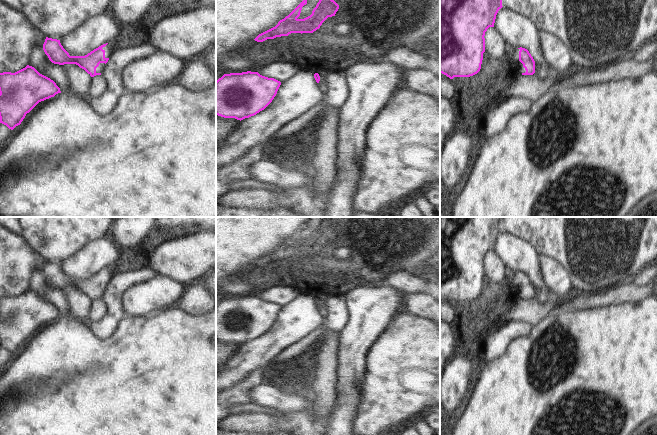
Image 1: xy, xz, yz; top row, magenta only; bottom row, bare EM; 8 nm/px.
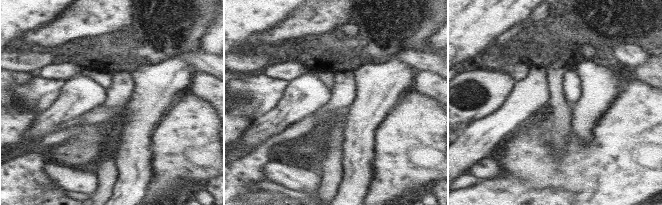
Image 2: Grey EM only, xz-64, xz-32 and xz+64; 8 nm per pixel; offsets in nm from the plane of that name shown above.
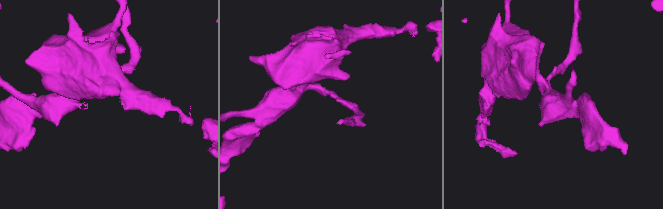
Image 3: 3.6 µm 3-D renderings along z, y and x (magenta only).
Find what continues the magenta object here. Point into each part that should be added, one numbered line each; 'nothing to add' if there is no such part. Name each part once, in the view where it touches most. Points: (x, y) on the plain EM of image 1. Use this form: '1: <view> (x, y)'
nothing to add

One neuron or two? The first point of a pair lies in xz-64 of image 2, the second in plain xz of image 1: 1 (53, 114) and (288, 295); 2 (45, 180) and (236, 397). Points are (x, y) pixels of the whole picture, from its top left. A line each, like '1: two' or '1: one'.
1: two
2: one

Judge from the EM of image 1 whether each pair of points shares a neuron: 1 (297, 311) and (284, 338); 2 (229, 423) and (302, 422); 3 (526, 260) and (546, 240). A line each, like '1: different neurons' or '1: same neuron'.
1: same neuron
2: same neuron
3: different neurons

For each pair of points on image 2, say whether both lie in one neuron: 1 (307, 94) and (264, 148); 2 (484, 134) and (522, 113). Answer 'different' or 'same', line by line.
1: different
2: same

